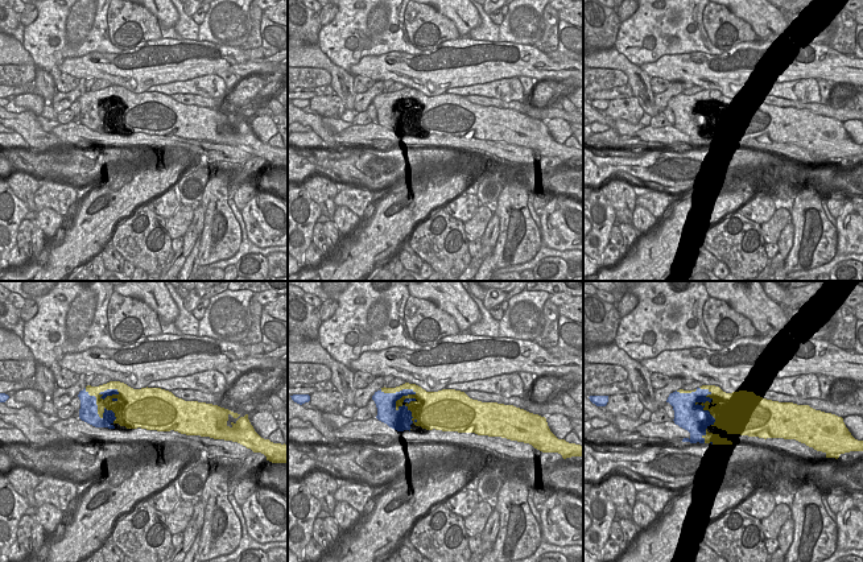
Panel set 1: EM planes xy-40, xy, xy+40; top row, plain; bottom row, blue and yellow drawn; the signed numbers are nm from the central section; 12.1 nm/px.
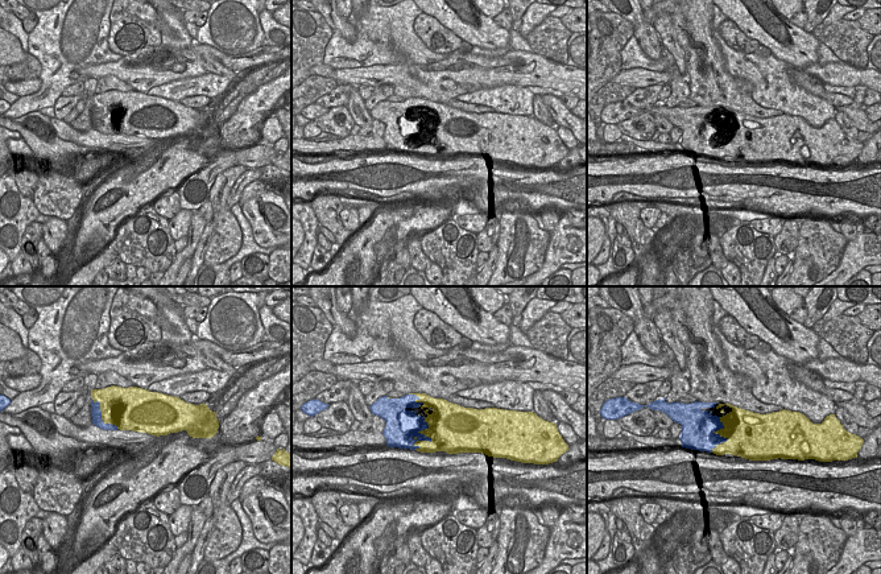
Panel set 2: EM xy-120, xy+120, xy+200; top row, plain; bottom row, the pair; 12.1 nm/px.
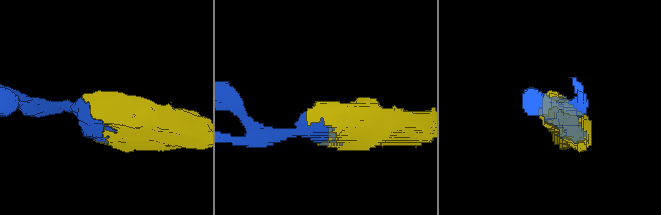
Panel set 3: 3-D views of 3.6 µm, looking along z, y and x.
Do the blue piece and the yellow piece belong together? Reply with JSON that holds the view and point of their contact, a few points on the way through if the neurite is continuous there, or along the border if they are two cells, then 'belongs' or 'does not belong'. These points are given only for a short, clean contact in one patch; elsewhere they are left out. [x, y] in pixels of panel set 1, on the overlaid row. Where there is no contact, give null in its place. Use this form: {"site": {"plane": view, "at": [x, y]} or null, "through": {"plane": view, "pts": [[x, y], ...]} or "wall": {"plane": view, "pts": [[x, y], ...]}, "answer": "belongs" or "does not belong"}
{"site": {"plane": "xy", "at": [413, 392]}, "answer": "belongs"}

